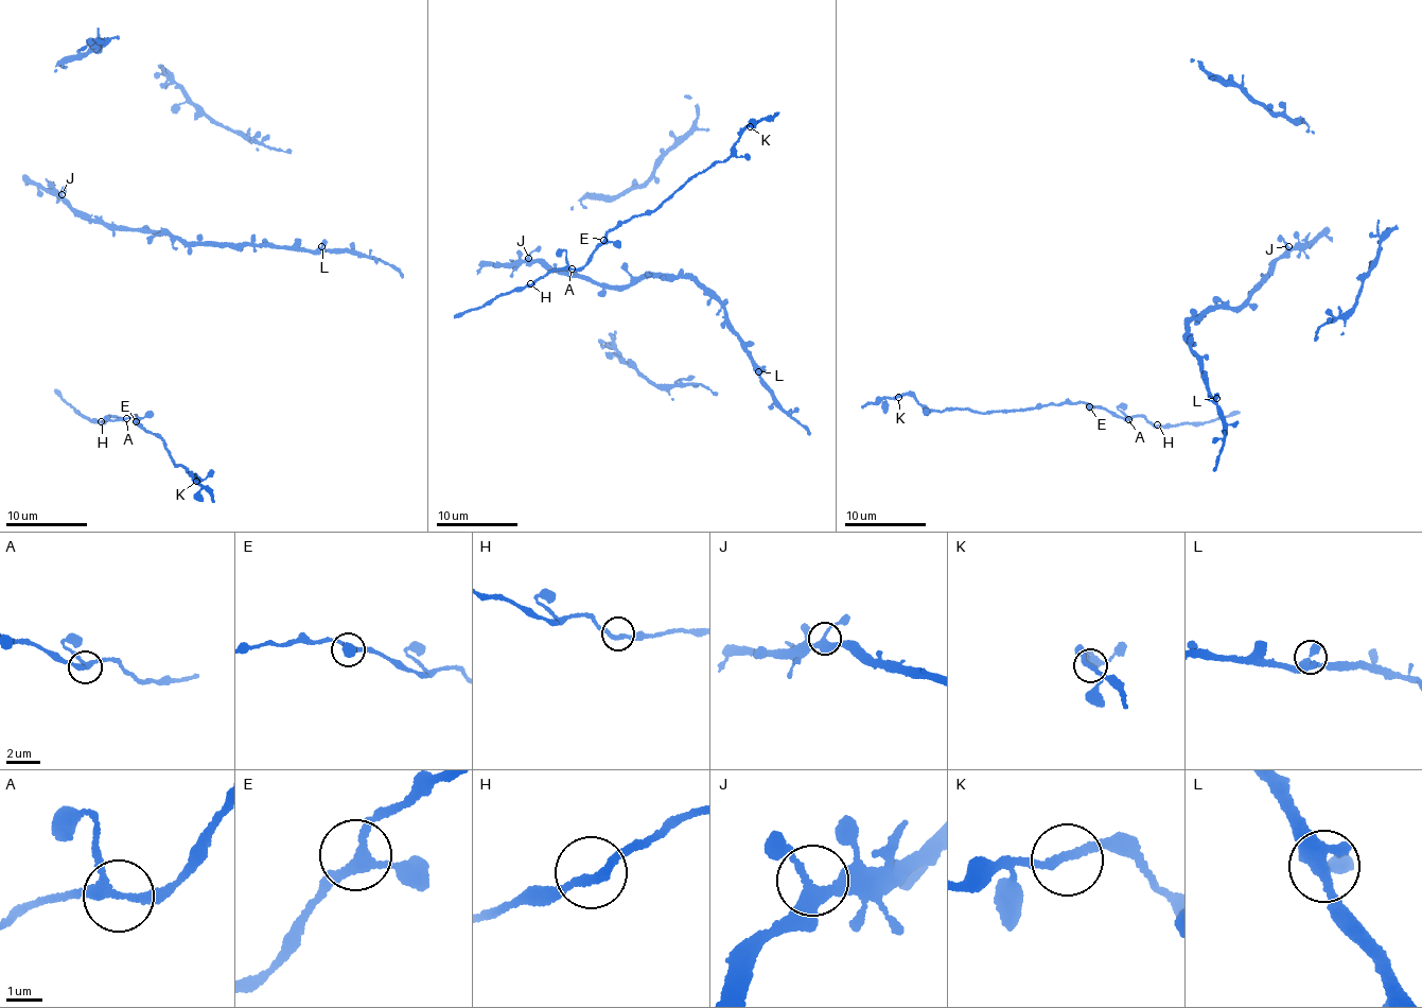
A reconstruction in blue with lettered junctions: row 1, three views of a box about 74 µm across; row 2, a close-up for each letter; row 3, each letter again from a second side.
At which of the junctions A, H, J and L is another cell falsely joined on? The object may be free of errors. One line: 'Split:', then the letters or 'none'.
Split: none

